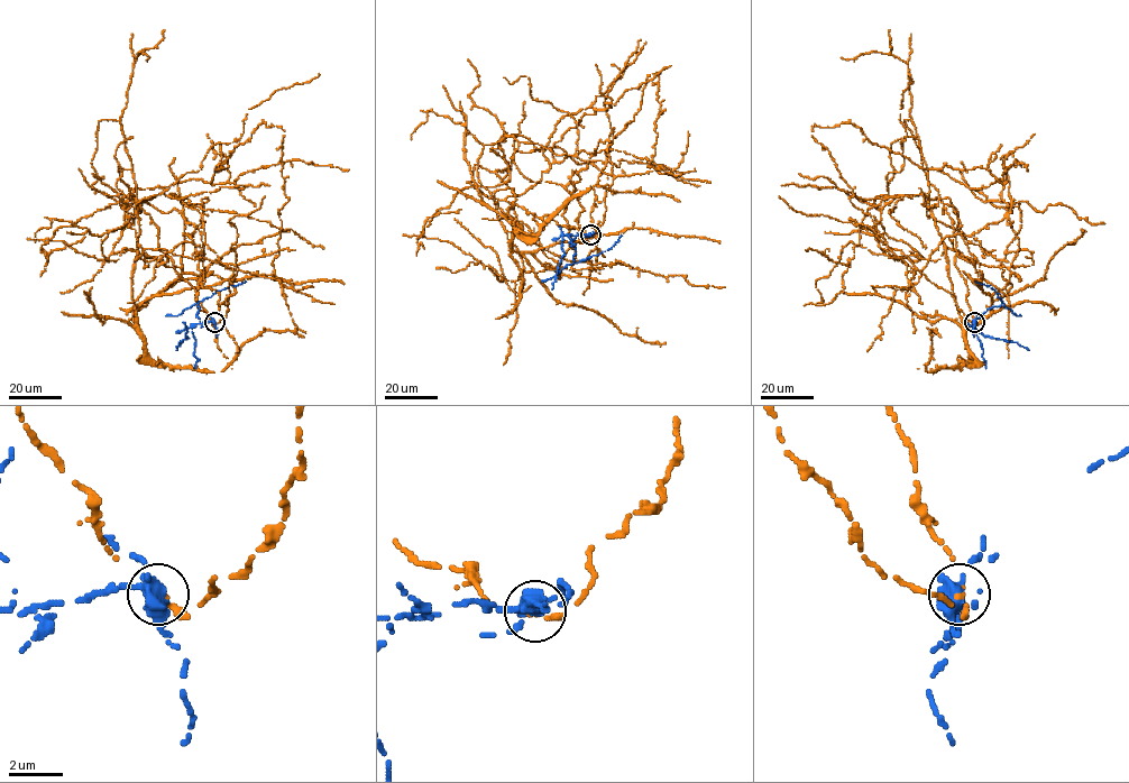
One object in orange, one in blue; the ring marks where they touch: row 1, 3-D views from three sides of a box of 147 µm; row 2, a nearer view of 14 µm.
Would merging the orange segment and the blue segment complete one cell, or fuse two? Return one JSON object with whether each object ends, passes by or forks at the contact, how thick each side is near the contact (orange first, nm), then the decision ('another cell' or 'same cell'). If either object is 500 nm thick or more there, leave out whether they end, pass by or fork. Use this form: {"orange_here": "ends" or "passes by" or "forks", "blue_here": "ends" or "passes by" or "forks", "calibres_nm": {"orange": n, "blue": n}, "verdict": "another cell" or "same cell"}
{"orange_here": "ends", "blue_here": "forks", "calibres_nm": {"orange": 200, "blue": 400}, "verdict": "another cell"}

